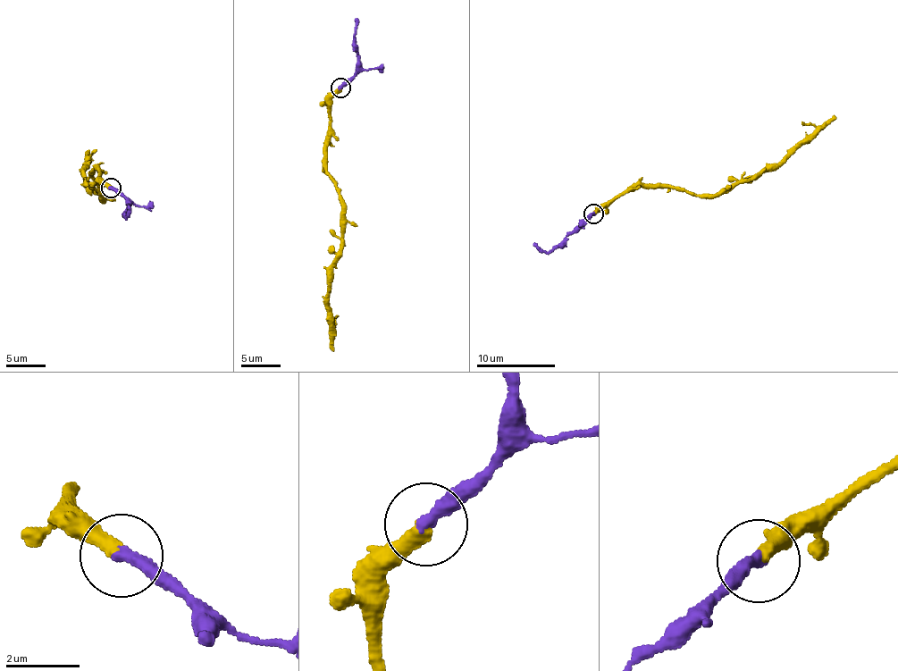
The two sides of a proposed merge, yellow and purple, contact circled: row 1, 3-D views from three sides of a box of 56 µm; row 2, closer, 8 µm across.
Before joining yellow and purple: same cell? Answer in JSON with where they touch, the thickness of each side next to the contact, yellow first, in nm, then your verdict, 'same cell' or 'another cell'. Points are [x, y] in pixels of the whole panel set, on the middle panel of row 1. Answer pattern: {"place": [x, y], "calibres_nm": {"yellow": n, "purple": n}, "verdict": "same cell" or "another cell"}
{"place": [340, 88], "calibres_nm": {"yellow": 420, "purple": 360}, "verdict": "same cell"}

